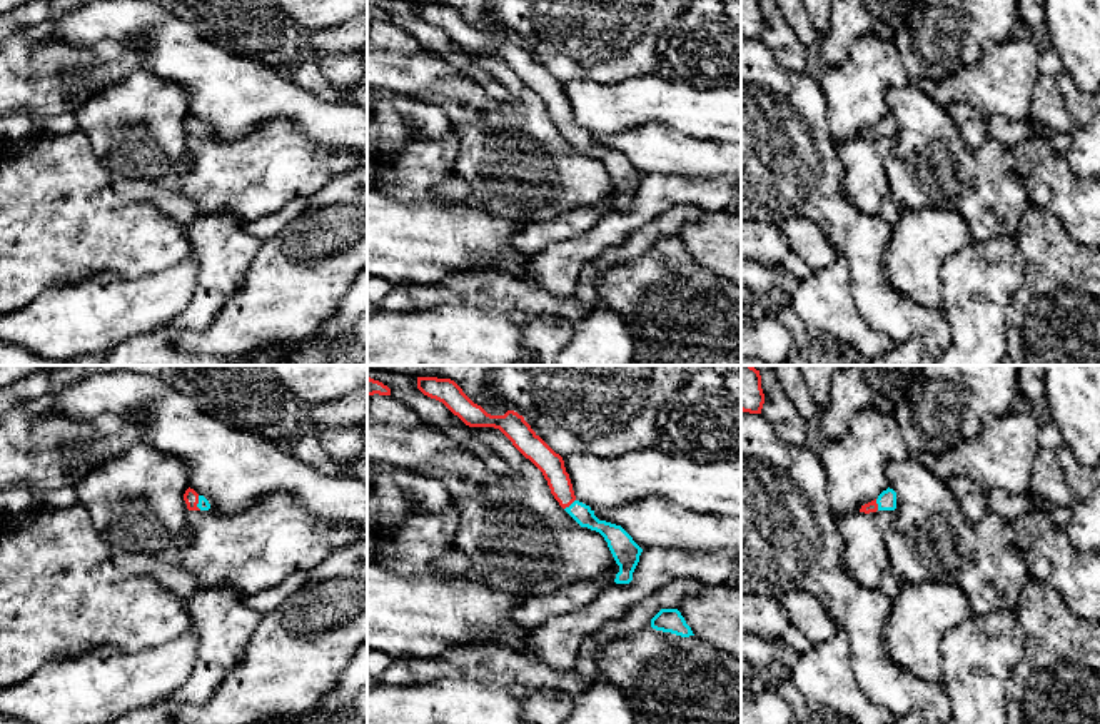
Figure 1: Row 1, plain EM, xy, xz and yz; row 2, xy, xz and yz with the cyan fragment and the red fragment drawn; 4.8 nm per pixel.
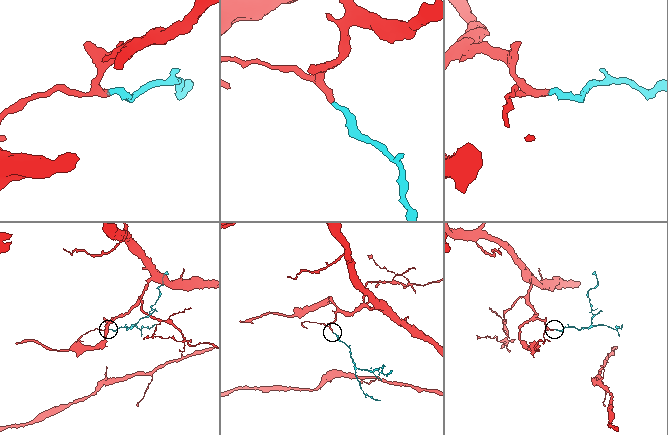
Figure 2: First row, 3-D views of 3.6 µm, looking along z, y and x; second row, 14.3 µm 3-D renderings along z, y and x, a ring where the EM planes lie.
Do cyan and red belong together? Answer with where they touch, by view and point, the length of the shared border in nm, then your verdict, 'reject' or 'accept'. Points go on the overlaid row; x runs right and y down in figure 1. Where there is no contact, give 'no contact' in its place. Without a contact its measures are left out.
meets cyan in xz at (571, 504); contact 80 nm long; accept

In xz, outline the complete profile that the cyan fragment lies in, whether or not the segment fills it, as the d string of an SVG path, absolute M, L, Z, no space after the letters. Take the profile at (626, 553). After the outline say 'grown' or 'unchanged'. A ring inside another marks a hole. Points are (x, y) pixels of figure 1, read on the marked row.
M417 377L417 389L424 395L442 402L469 427L499 429L512 445L542 472L551 494L559 505L581 527L596 530L604 537L616 564L619 566L614 582L629 584L633 581L633 572L639 562L643 549L621 525L599 520L589 505L576 499L563 457L531 429L522 415L514 410L507 410L504 415L487 414L451 379Z; grown

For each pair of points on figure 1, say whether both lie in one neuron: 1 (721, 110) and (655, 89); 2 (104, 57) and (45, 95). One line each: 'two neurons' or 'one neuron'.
1: one neuron
2: one neuron

